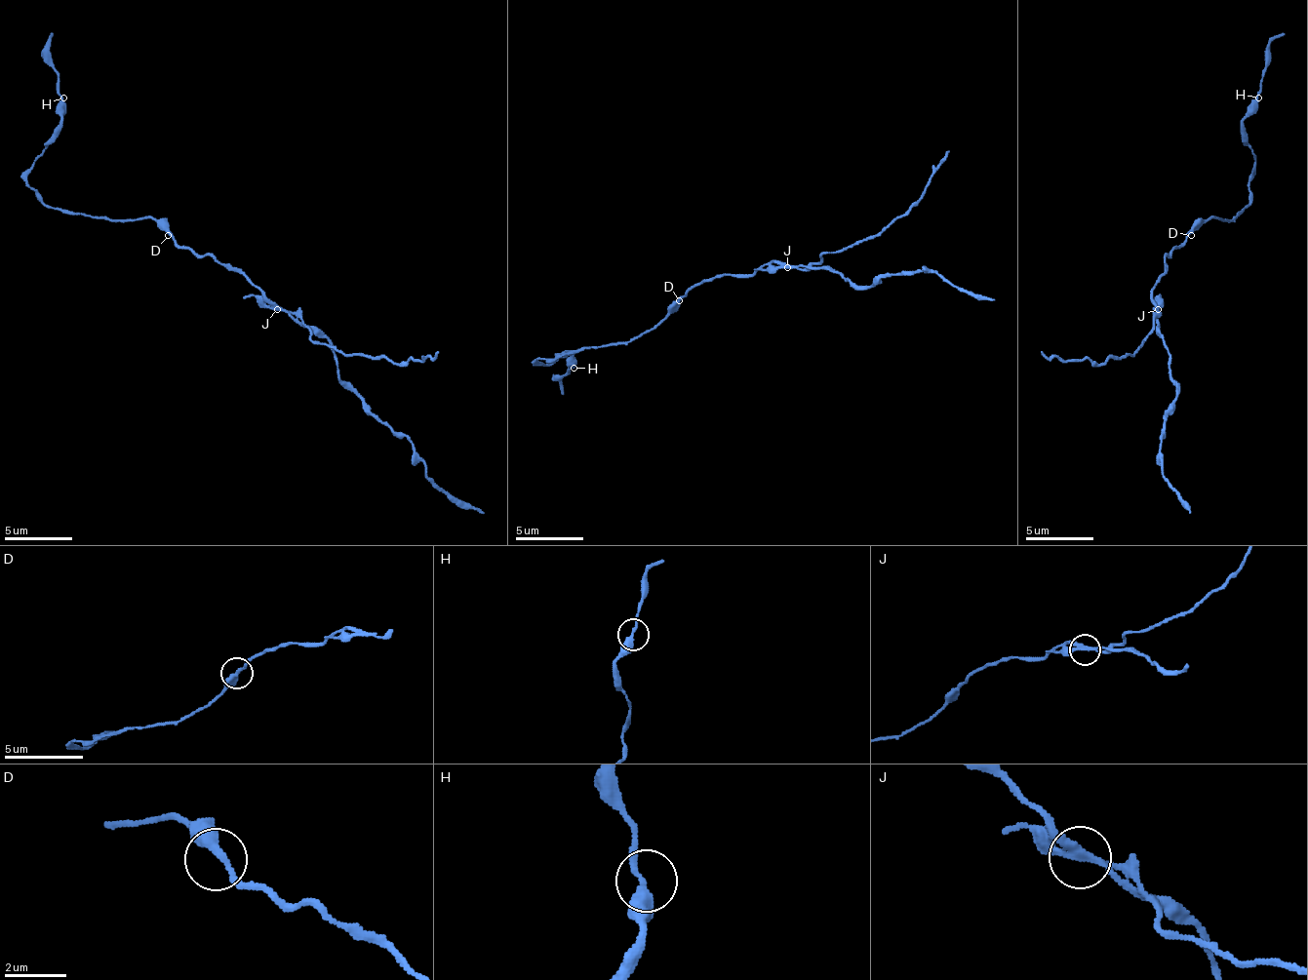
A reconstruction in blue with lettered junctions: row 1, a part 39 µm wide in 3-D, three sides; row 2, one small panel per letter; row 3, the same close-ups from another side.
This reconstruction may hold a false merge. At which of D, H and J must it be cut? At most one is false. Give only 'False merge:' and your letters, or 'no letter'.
False merge: J

